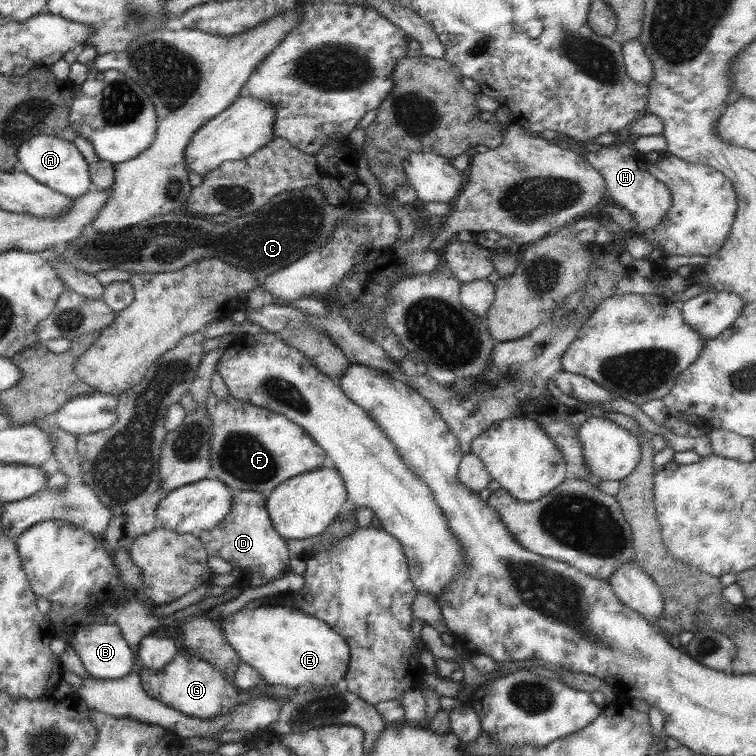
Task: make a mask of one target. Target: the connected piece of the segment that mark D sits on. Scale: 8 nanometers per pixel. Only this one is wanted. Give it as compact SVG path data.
M234 492L232 506L224 519L215 528L196 535L208 551L208 557L220 557L232 565L234 584L240 591L261 587L273 591L280 585L282 576L289 572L292 554L286 547L286 540L275 532L262 493Z

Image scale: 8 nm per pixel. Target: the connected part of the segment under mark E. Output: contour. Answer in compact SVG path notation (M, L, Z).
M258 599L251 601L240 611L222 620L222 634L226 642L232 646L232 650L236 650L240 661L252 666L268 684L280 684L289 690L323 688L336 685L339 680L345 679L348 671L350 650L344 637L323 620L318 620L315 616L310 616L296 608L288 608L280 604L272 606Z

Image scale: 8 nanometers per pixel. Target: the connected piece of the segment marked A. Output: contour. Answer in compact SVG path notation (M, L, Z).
M34 136L32 140L28 140L26 144L20 146L16 155L18 155L20 169L40 184L52 188L70 200L83 196L93 184L90 178L89 164L73 141L57 136Z

